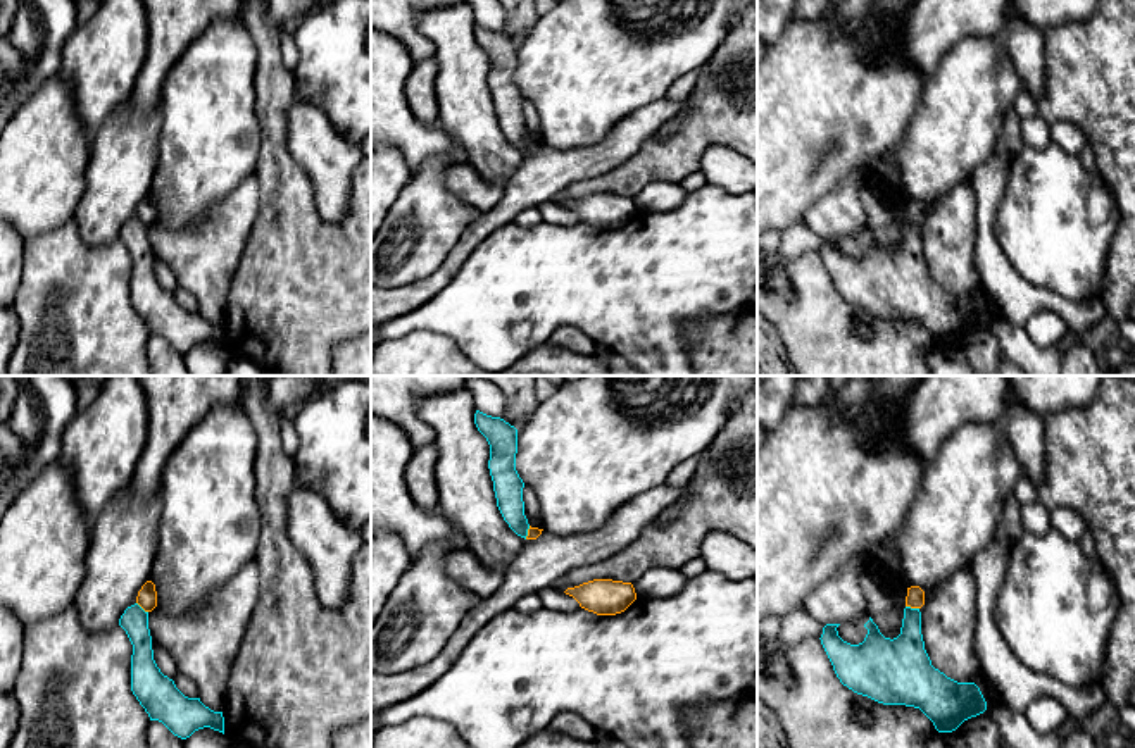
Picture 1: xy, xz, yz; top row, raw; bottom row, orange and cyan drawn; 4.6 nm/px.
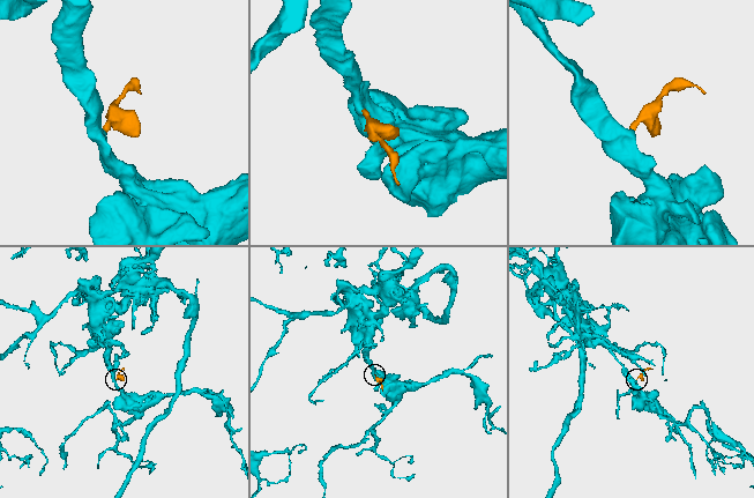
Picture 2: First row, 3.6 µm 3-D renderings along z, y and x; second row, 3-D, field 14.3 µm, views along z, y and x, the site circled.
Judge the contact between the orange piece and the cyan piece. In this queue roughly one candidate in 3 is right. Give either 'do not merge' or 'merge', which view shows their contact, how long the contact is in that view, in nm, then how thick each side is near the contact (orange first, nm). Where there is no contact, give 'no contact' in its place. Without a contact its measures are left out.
do not merge; contact in yz; length 70 nm; calibres 90 and 220 nm

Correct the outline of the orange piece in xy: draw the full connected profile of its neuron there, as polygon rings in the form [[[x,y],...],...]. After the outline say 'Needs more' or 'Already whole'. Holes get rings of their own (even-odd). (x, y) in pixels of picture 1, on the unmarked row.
[[[147,195],[138,205],[136,217],[145,224],[152,226],[157,221],[157,205],[152,195]]]. Already whole

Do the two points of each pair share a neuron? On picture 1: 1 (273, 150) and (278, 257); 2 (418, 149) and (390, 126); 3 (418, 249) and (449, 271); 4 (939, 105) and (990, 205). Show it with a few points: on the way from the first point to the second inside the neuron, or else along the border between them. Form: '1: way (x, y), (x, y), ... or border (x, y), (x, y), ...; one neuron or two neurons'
1: way (280, 176), (280, 231); one neuron
2: way (411, 142), (397, 128); one neuron
3: border (464, 231), (435, 271), (406, 285); two neurons
4: border (994, 154), (970, 180); two neurons

